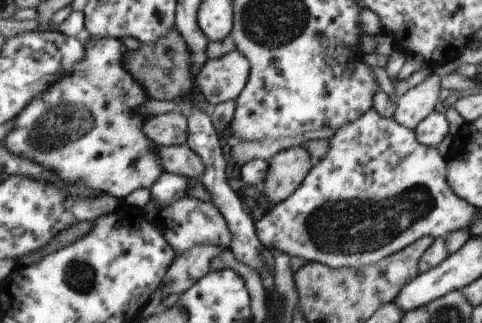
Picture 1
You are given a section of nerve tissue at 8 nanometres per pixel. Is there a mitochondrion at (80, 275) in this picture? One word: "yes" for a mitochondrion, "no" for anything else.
yes

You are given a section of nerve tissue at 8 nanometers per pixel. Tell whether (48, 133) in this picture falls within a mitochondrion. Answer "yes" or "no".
yes

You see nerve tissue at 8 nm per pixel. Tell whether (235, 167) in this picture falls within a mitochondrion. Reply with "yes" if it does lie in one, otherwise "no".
no

